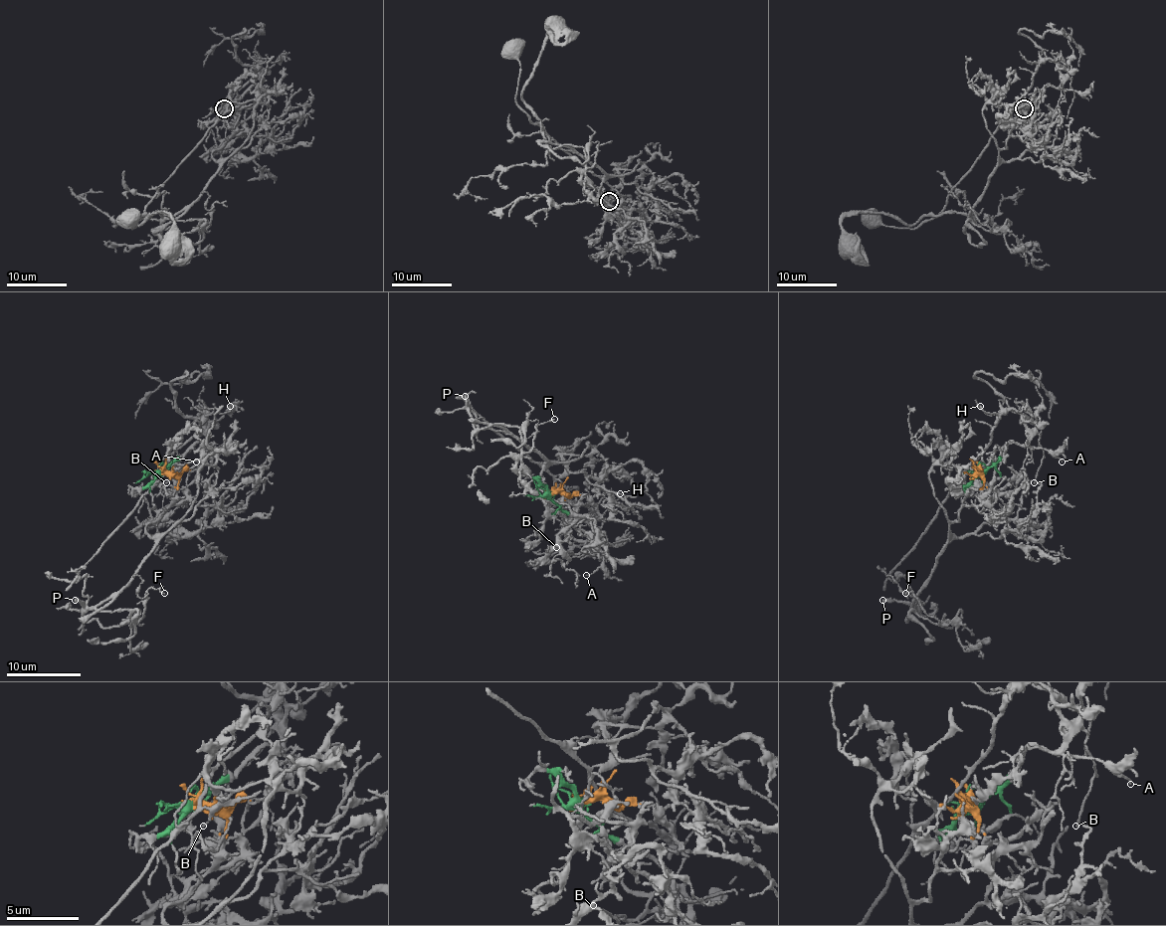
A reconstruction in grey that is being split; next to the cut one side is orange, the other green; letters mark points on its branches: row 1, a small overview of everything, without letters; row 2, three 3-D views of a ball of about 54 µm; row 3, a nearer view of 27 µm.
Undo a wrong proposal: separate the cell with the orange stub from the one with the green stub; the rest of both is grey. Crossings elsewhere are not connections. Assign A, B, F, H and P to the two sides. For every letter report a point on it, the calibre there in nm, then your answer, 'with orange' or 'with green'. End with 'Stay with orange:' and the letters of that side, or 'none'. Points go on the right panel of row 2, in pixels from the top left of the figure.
A: (1062, 462) | 100 nm | with green
B: (1034, 482) | 120 nm | with green
F: (905, 593) | 90 nm | with orange
H: (980, 406) | 110 nm | with green
P: (882, 600) | 280 nm | with orange
Stay with orange: F, P

